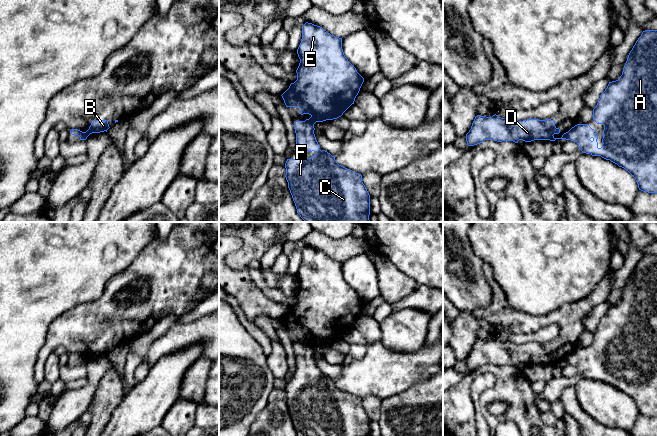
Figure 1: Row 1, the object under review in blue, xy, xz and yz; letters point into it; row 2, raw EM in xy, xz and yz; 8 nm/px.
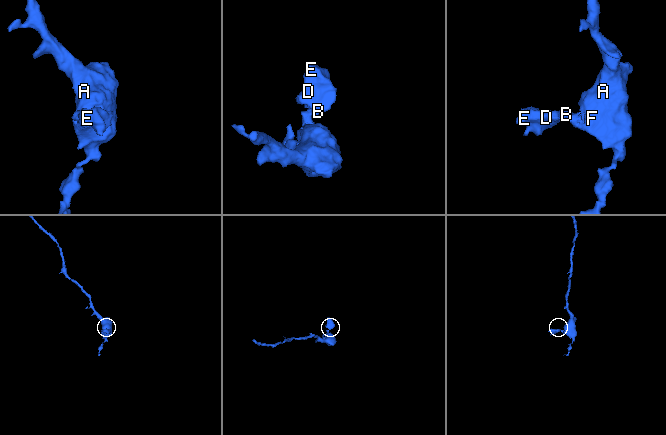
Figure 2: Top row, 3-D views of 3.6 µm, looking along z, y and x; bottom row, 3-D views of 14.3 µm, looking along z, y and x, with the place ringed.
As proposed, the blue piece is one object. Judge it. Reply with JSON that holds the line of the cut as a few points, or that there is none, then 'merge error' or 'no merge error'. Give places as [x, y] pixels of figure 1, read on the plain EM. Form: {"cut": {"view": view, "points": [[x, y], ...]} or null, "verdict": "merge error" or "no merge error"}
{"cut": {"view": "xz", "points": [[305, 344], [313, 349]]}, "verdict": "merge error"}

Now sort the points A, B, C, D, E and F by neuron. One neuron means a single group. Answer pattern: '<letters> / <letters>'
A C F / B D E

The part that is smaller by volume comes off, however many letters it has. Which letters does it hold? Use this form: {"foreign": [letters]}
{"foreign": ["B", "D", "E"]}

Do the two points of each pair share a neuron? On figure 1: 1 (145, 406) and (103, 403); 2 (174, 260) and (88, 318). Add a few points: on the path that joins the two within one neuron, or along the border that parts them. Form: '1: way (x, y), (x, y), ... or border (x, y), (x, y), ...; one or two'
1: border (126, 394), (113, 410), (106, 424); two
2: way (152, 273), (137, 273), (110, 296); one

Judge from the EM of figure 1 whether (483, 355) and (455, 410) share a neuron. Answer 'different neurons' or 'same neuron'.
different neurons

